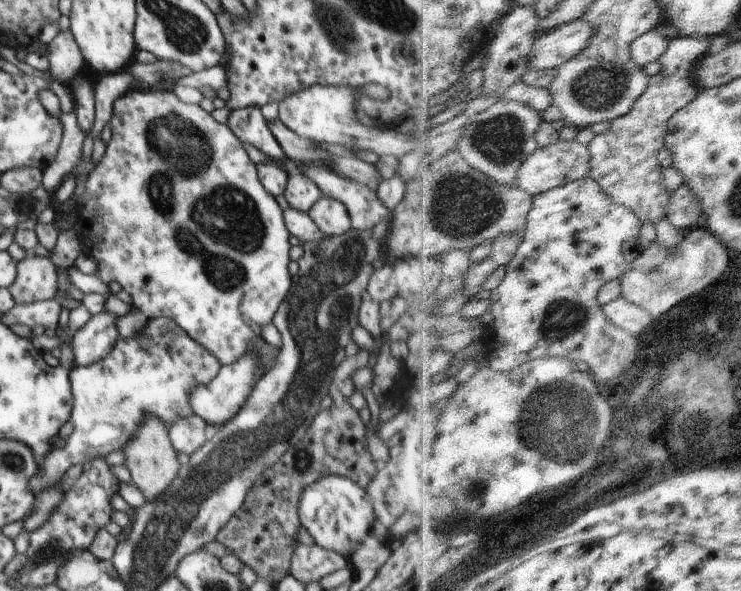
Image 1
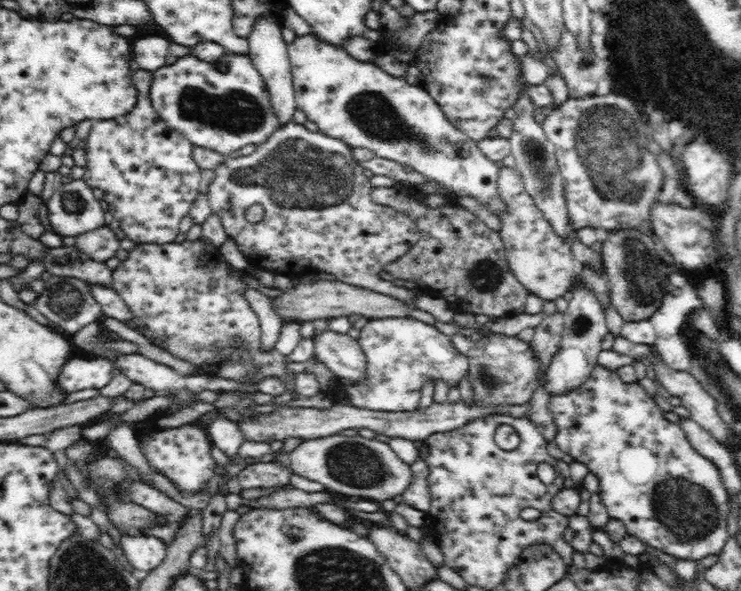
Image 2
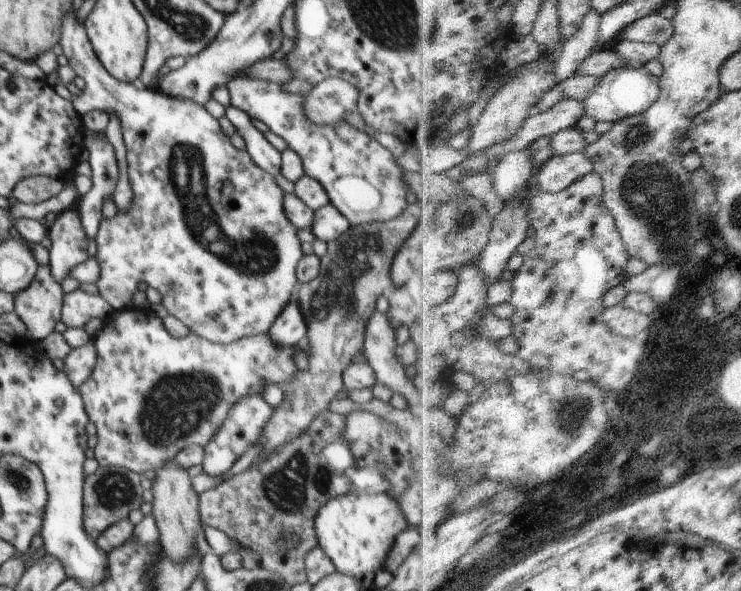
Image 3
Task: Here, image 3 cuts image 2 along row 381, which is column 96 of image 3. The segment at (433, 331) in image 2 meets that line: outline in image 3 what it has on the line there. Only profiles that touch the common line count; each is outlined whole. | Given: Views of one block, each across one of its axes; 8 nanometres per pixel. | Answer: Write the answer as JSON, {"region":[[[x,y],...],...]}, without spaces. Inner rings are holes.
{"region":[[[133,306],[122,311],[112,311],[104,320],[100,333],[93,339],[93,343],[96,345],[96,352],[98,352],[96,366],[94,366],[94,370],[88,377],[88,380],[80,386],[79,393],[81,394],[90,422],[94,422],[97,428],[98,443],[94,448],[95,459],[100,467],[123,467],[124,469],[137,472],[141,476],[148,470],[164,468],[164,464],[168,460],[175,460],[176,454],[184,450],[184,448],[188,448],[188,446],[200,445],[205,447],[207,444],[210,444],[210,440],[214,438],[214,434],[218,432],[222,422],[226,420],[228,411],[234,404],[238,404],[238,400],[242,400],[246,396],[252,396],[252,394],[262,396],[264,388],[269,384],[278,384],[283,387],[284,384],[290,382],[299,371],[296,364],[294,364],[294,356],[296,356],[298,350],[302,350],[302,352],[306,350],[305,342],[296,344],[296,346],[286,346],[286,348],[276,346],[272,342],[269,333],[240,338],[225,345],[210,342],[208,339],[192,332],[184,337],[175,338],[169,334],[164,327],[162,318],[156,313],[149,309],[140,309]]]}

